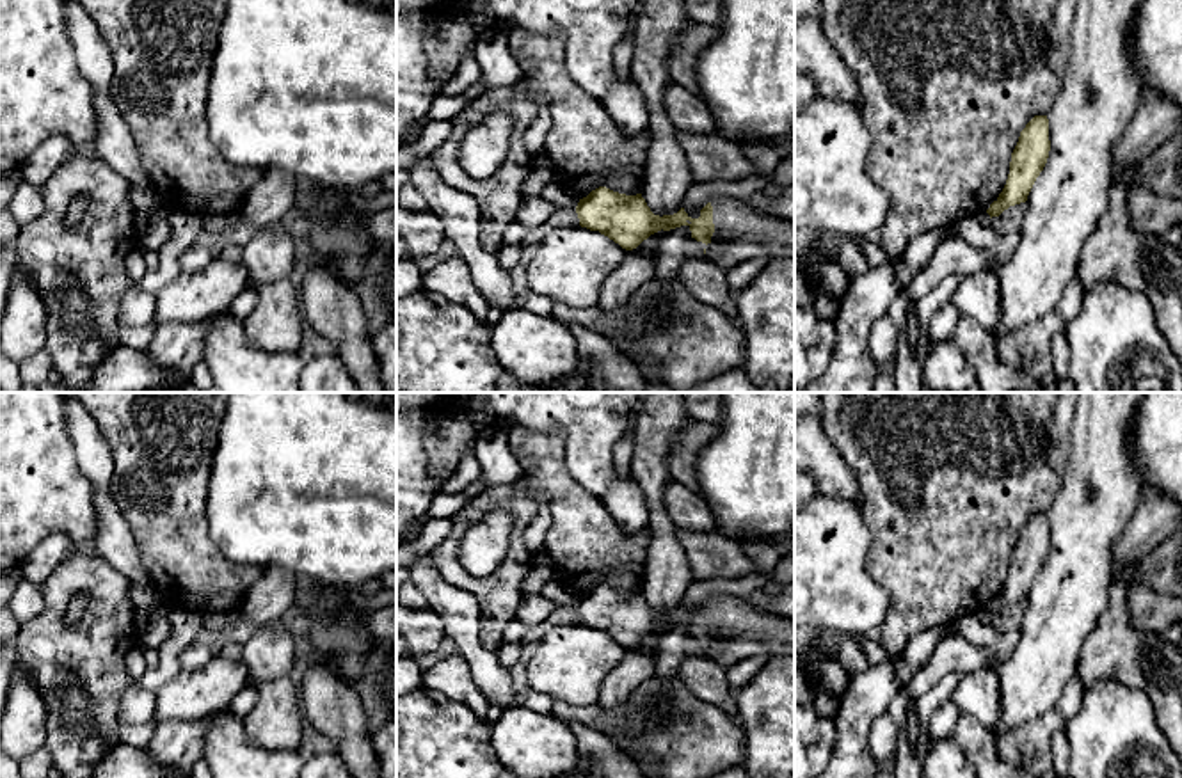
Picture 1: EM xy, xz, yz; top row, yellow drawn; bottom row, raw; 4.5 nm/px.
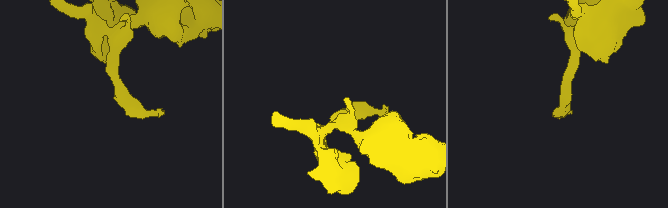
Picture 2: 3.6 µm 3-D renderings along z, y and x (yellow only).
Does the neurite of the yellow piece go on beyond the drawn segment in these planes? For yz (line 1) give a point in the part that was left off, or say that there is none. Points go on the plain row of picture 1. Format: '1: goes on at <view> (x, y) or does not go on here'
1: does not go on here

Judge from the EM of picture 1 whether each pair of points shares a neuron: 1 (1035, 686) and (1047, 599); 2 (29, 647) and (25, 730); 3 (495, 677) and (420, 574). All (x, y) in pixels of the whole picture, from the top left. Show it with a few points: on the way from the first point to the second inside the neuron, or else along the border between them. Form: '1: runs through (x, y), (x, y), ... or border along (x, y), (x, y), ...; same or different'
1: runs through (1042, 665), (1047, 654), (1047, 620); same
2: border along (18, 672), (25, 672), (31, 677), (47, 711); different
3: runs through (473, 652), (468, 645), (461, 615), (445, 599); same

